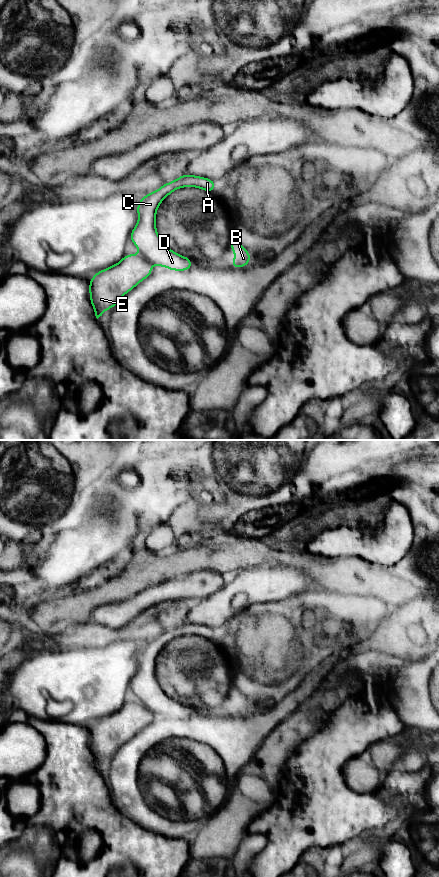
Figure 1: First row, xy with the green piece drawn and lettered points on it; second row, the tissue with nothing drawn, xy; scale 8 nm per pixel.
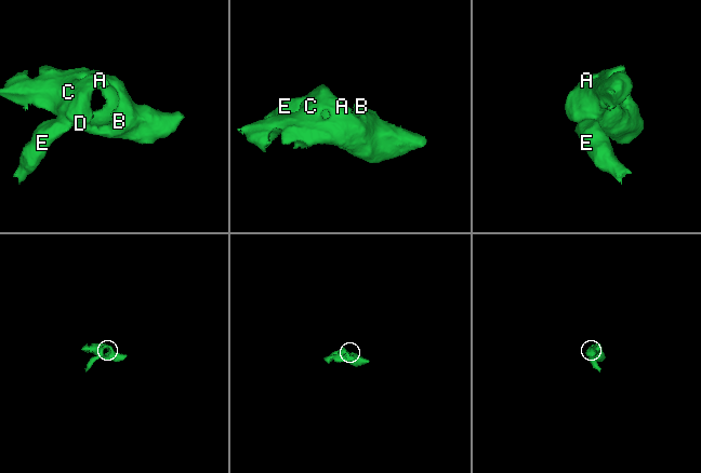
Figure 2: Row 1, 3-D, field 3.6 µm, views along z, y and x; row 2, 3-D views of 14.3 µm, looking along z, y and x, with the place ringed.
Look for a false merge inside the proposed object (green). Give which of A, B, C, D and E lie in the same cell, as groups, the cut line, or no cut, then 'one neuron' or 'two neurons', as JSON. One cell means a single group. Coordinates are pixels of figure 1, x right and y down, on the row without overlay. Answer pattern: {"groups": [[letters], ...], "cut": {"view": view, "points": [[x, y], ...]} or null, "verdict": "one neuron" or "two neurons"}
{"groups": [["A", "B", "C", "D"], ["E"]], "cut": {"view": "xy", "points": [[139, 701], [151, 712]]}, "verdict": "two neurons"}

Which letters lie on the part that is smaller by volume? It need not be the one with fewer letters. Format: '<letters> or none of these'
E

